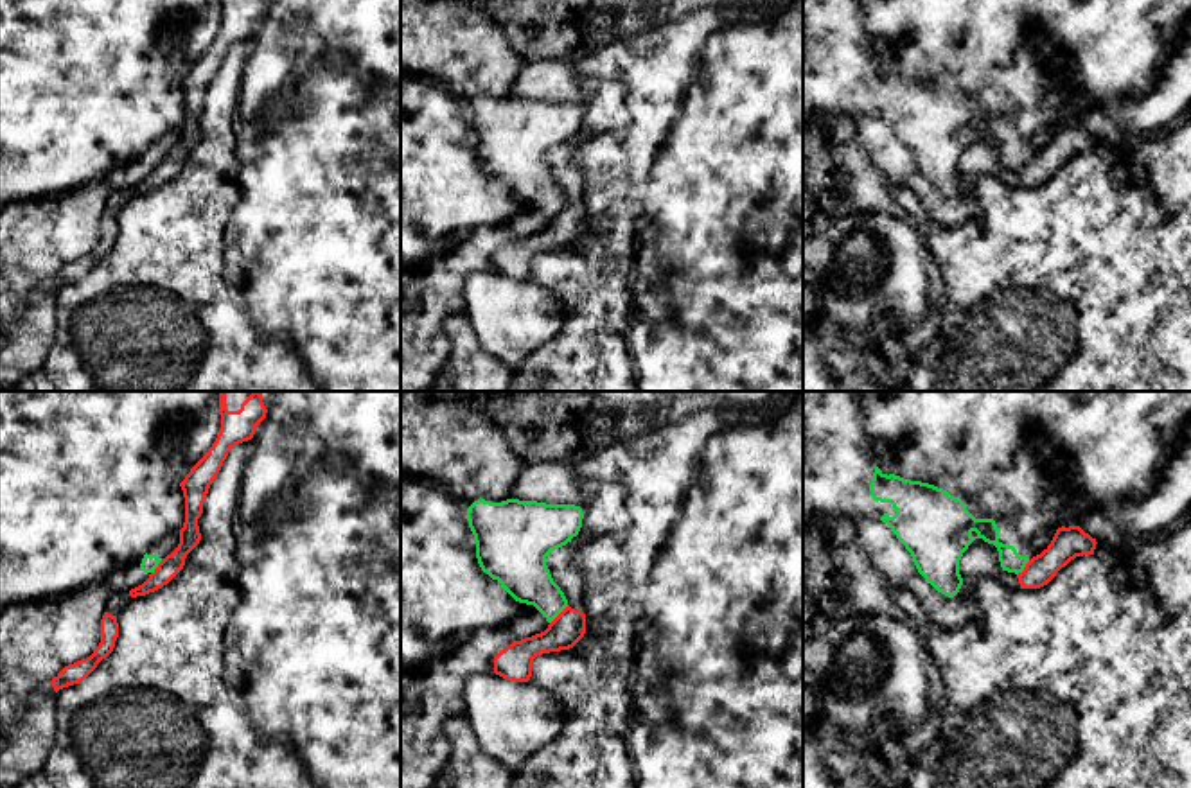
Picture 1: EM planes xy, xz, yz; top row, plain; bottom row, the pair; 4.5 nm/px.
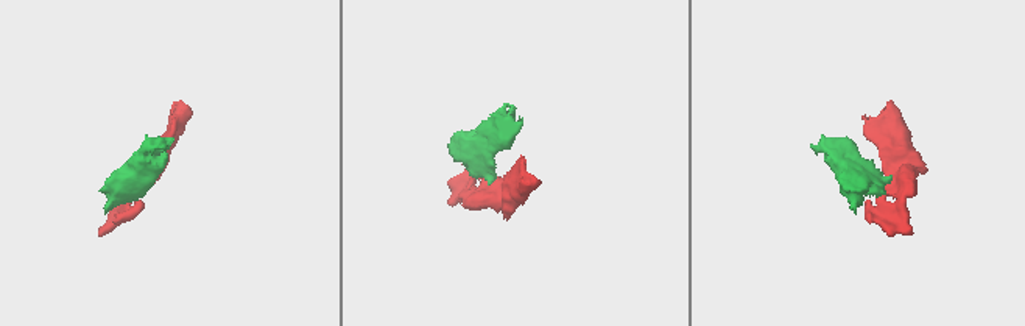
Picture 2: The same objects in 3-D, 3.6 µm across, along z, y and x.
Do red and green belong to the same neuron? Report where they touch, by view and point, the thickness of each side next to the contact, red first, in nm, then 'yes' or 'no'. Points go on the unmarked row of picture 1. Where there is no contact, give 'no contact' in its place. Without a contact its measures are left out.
contact xz (559, 212); calibres 150 and 220 nm; no

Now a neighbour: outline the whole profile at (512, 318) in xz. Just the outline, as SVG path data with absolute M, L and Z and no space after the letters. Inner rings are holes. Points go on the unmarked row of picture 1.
M496 271L471 273L462 296L483 352L508 368L557 337L564 321L551 289Z

